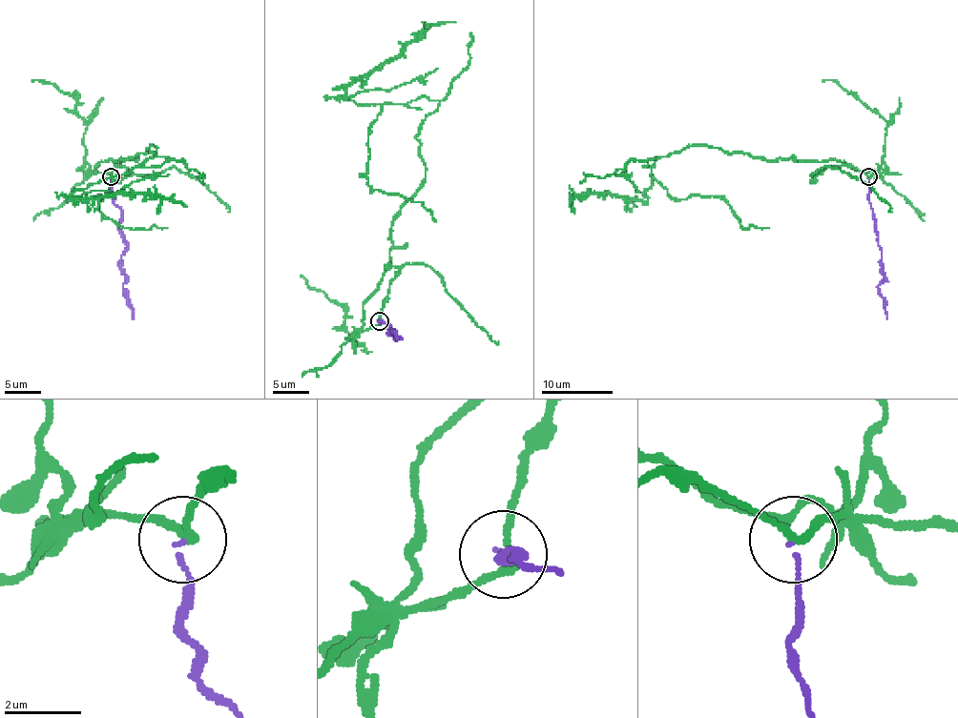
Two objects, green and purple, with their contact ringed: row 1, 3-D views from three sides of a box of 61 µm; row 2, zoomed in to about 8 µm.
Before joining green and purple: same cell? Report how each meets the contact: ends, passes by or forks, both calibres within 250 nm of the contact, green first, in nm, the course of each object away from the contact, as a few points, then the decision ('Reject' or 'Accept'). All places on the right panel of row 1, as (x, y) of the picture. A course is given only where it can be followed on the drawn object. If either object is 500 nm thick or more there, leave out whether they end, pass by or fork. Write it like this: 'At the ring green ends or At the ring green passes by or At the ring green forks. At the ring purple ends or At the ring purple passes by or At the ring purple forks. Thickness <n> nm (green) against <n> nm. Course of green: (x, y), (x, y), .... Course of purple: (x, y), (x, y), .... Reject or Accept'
At the ring green passes by. At the ring purple ends. Thickness 200 nm (green) against 100 nm. Course of green: (869, 176), (876, 171), (837, 160), (765, 160), (689, 146), (650, 160), (642, 199), (582, 194), (569, 206). Course of purple: (869, 176), (867, 195), (882, 256), (883, 281), (878, 287), (878, 292), (883, 299), (886, 318). Reject

